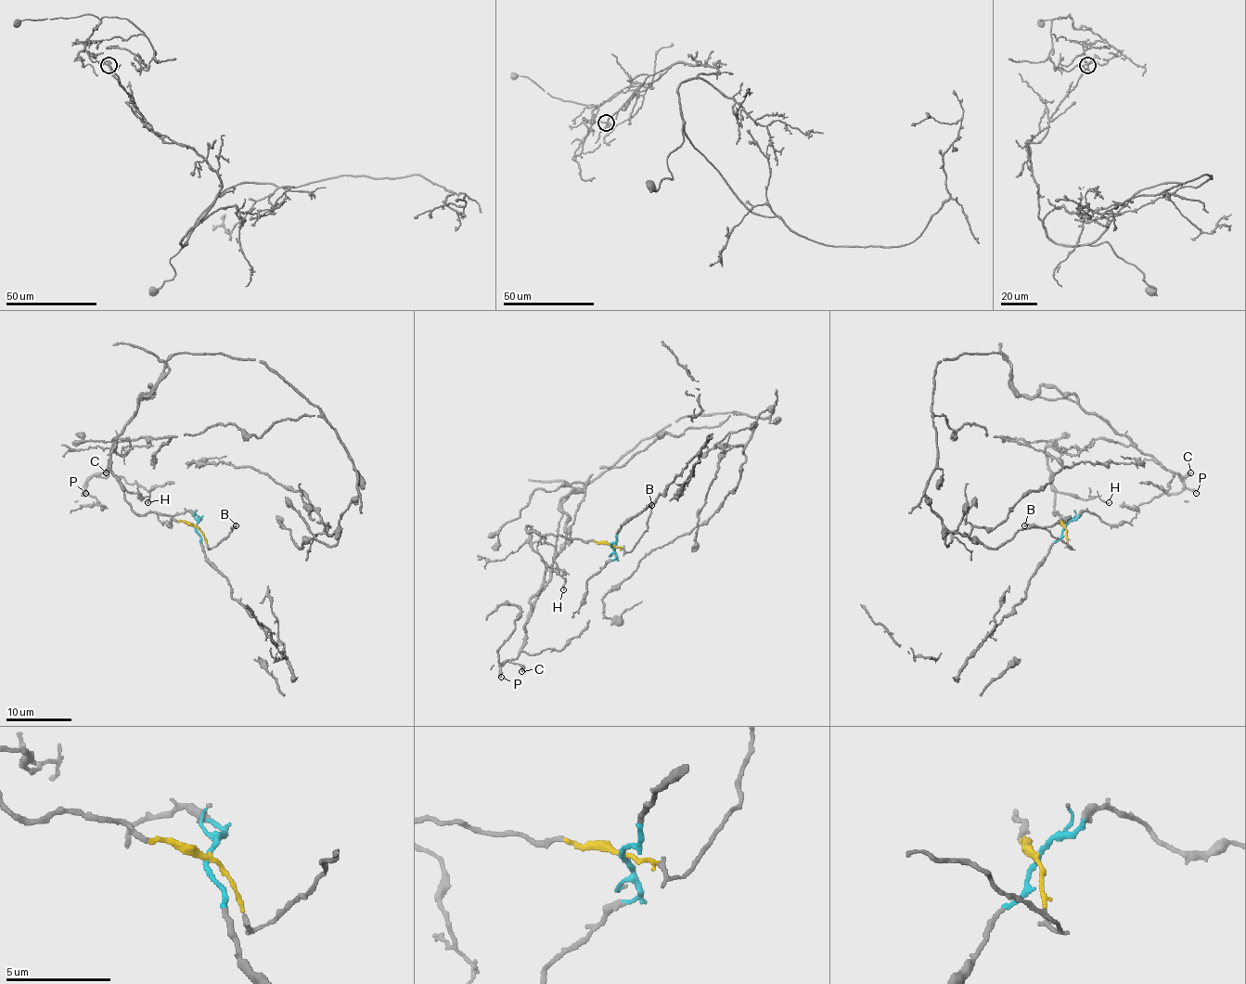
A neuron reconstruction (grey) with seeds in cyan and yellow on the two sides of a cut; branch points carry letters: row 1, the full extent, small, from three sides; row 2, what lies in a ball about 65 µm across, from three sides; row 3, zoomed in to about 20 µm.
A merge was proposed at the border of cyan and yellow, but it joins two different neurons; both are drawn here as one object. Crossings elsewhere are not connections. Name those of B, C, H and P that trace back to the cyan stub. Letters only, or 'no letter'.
no letter

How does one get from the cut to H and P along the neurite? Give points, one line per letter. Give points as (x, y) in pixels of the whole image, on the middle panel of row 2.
H: (611, 546), (567, 537), (541, 535), (556, 551), (554, 561), (562, 577), (564, 590)
P: (611, 546), (526, 528), (545, 564), (543, 587), (530, 600), (525, 642), (500, 666), (500, 677)

